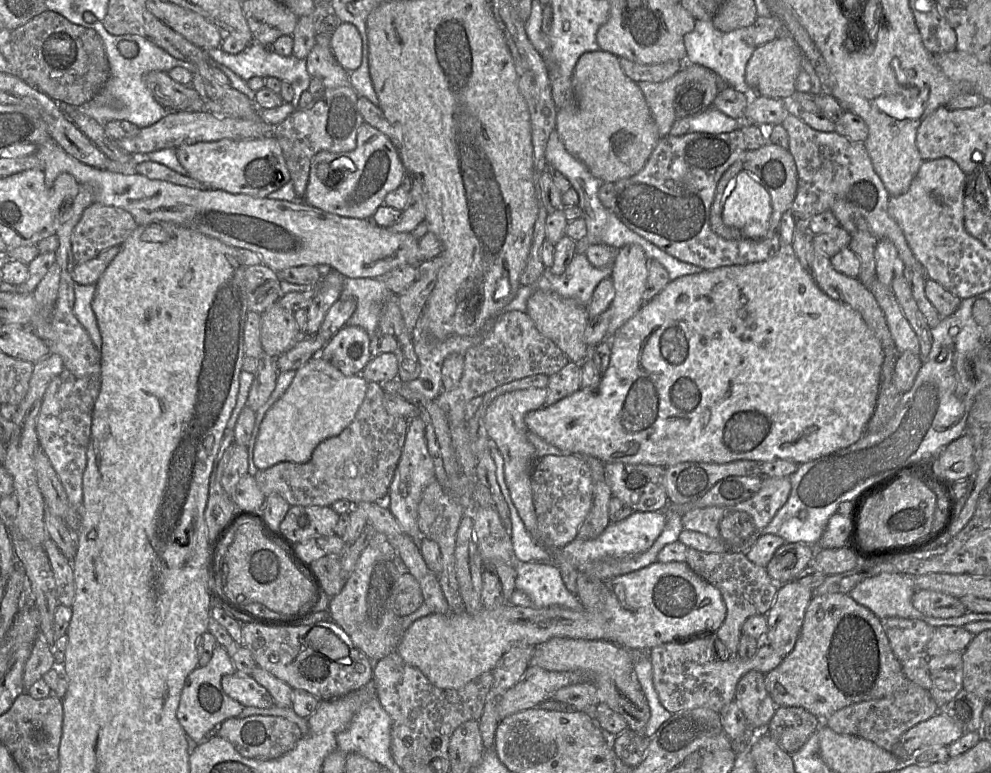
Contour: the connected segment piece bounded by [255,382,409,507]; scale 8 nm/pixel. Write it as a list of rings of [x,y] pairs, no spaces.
[[[368,382],[365,399],[354,420],[338,436],[325,439],[315,448],[306,463],[281,462],[266,470],[258,471],[256,482],[267,497],[275,493],[284,498],[290,506],[328,506],[337,500],[380,502],[386,500],[389,486],[401,457],[409,420],[390,415],[384,406],[384,391],[377,382]]]

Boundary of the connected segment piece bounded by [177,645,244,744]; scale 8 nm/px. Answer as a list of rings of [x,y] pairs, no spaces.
[[[217,645],[212,657],[204,667],[195,668],[186,678],[177,709],[177,719],[185,733],[200,744],[206,733],[229,718],[238,718],[244,706],[229,697],[221,687],[224,676],[234,674],[236,668],[227,651]]]

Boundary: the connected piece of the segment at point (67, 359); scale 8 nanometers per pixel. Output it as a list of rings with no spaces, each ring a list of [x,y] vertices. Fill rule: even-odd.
[[[81,184],[77,196],[65,206],[55,235],[59,240],[56,262],[60,266],[58,298],[51,318],[55,340],[47,343],[50,353],[61,356],[63,370],[46,389],[36,420],[40,450],[48,457],[66,492],[70,505],[79,511],[83,502],[83,473],[87,465],[87,449],[91,437],[92,412],[101,388],[101,352],[92,342],[74,314],[75,282],[72,271],[76,263],[72,253],[72,232],[84,210],[95,202],[92,187]]]

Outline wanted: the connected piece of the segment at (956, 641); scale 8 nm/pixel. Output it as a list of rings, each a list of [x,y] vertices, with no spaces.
[[[941,626],[935,628],[924,655],[927,658],[963,651],[975,635],[958,626]]]

